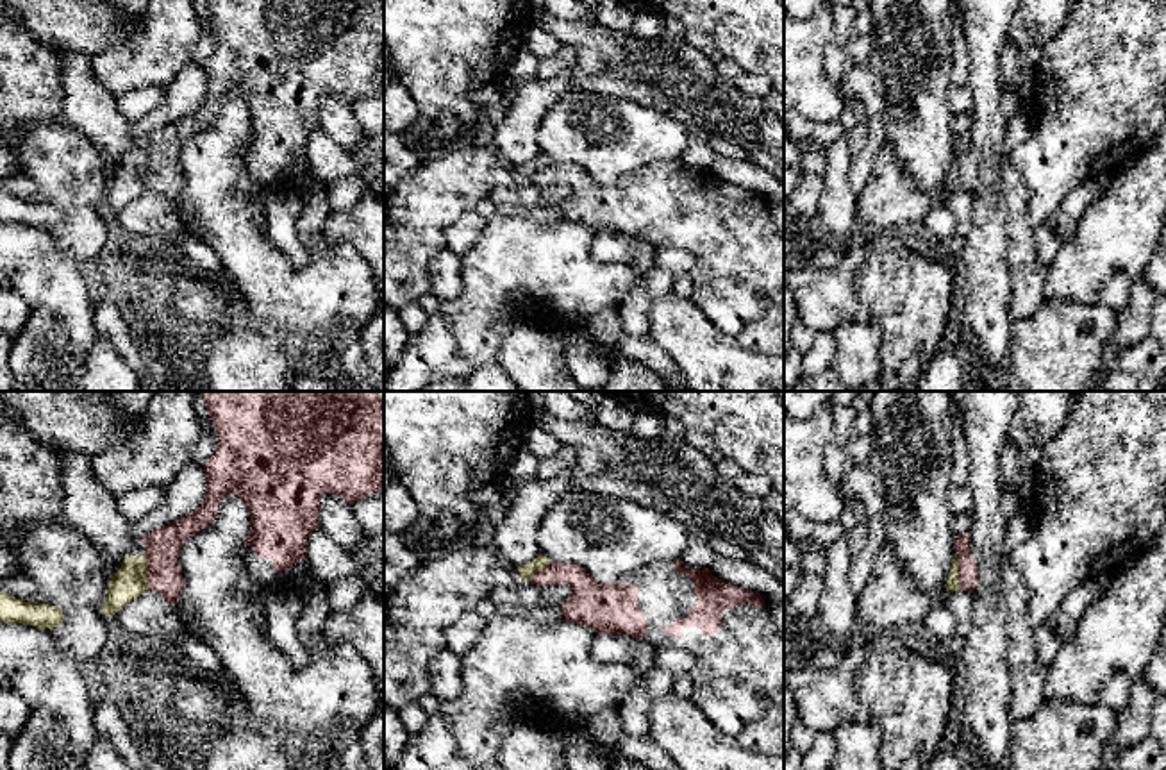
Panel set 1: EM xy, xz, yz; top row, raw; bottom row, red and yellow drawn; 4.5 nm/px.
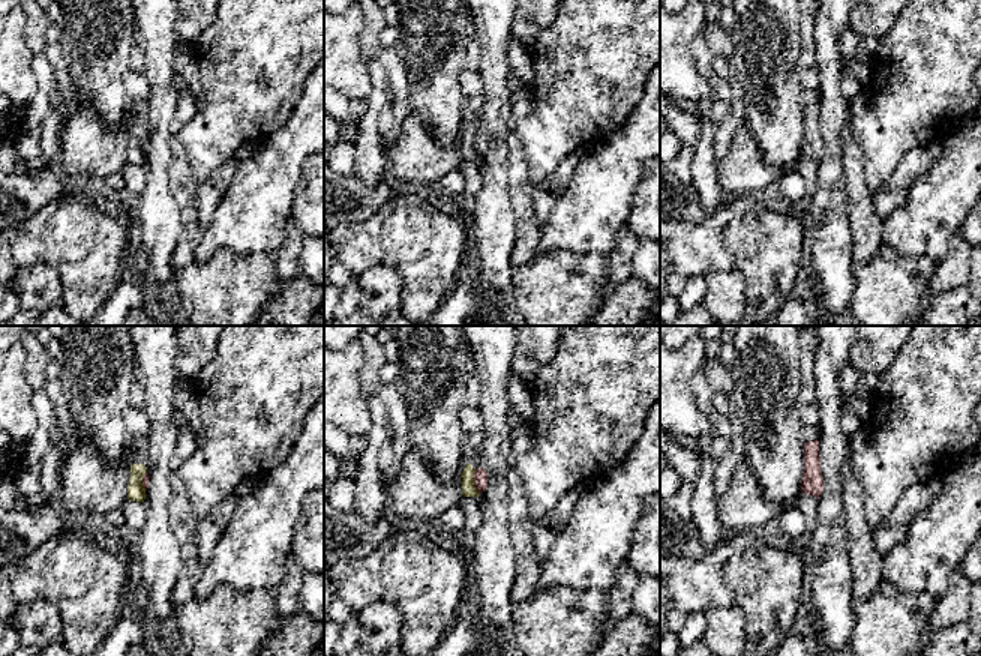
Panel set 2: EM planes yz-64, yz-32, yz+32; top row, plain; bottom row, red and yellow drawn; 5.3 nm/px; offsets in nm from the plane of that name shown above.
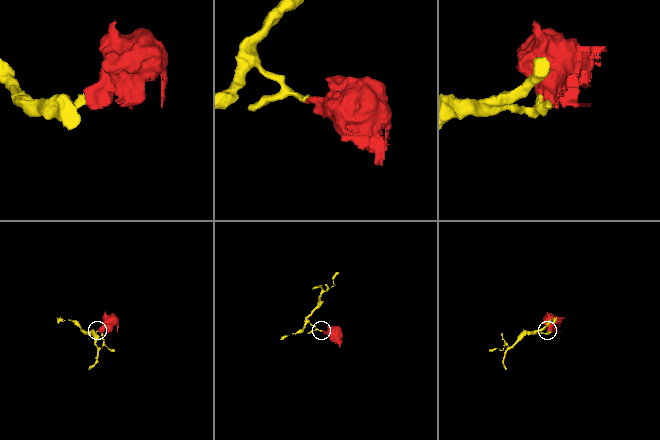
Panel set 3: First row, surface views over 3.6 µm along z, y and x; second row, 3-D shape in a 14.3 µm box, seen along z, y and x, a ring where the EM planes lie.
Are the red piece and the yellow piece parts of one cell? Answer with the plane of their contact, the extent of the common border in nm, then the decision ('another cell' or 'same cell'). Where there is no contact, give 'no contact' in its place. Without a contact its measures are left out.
yz | 190 nm | another cell

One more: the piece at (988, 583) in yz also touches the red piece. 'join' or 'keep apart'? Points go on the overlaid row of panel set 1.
keep apart

